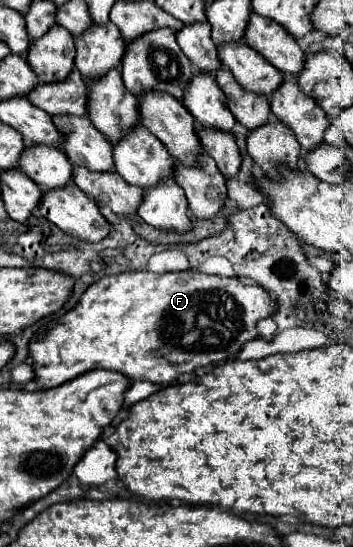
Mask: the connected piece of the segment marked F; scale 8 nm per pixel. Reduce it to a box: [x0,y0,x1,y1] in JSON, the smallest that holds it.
[29,271,275,389]

